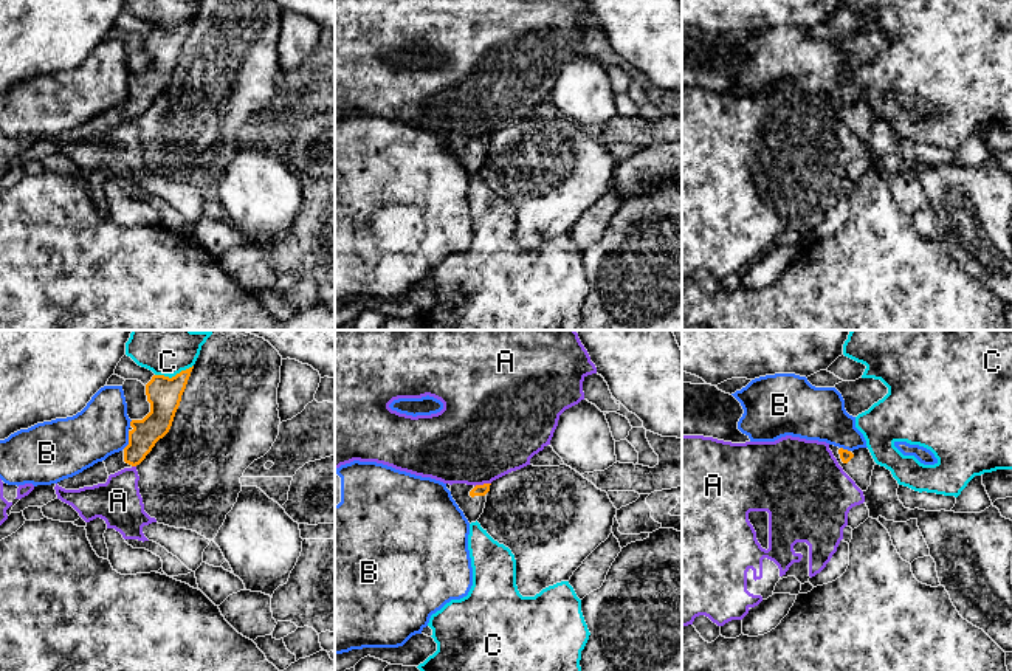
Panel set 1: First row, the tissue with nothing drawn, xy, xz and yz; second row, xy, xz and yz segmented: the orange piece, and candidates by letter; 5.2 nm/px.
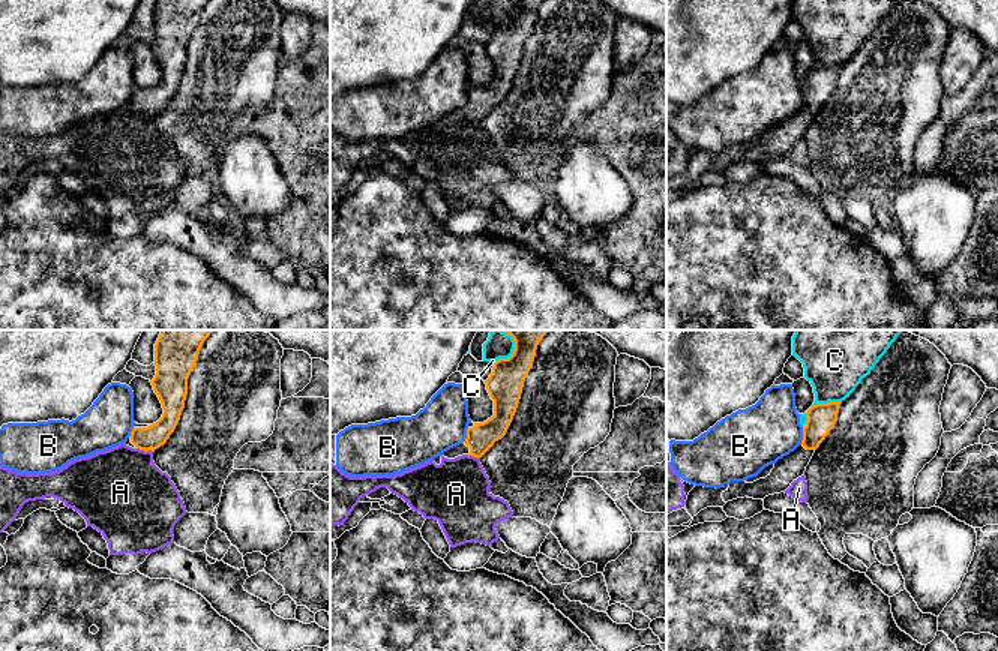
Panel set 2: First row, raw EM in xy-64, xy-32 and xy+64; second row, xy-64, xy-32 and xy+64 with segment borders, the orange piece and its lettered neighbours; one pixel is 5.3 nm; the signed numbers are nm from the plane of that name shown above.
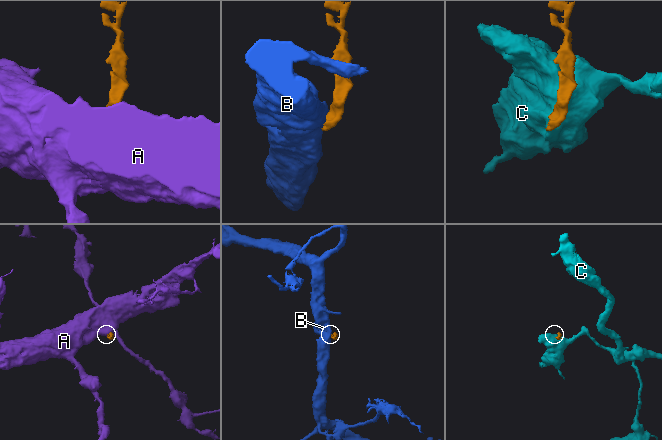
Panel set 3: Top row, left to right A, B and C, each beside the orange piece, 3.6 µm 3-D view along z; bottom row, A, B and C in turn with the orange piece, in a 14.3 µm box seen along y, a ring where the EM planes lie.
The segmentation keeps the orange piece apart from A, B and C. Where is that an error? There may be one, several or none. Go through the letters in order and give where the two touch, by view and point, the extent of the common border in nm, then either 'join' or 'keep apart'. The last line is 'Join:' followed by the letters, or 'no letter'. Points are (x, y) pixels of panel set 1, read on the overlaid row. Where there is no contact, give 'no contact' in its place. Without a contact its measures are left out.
A: xz (484, 484) | 90 nm | keep apart
B: xy (129, 440) | 100 nm | keep apart
C: xy (175, 375) | 200 nm | keep apart
Join: no letter

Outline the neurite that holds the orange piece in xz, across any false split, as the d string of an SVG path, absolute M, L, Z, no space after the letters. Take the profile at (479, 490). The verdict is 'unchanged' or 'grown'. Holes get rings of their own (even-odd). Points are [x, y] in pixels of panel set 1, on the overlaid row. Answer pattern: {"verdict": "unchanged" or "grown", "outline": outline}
{"verdict": "grown", "outline": "M453 483L451 496L463 511L468 522L476 522L484 513L487 493L490 491L491 483L484 485L466 485L466 483Z"}

